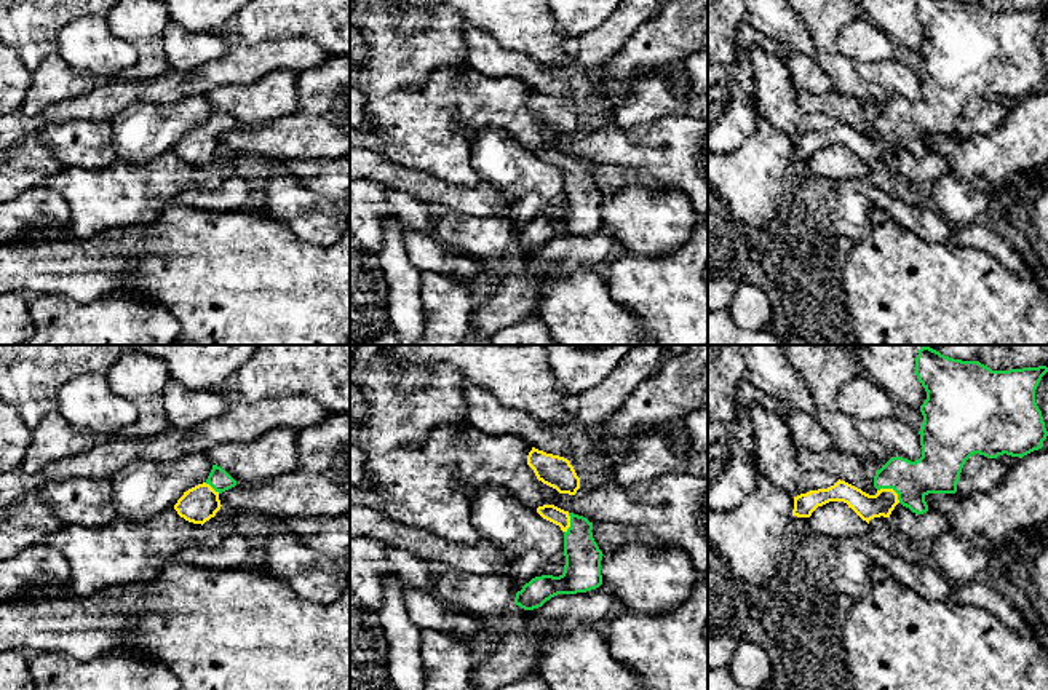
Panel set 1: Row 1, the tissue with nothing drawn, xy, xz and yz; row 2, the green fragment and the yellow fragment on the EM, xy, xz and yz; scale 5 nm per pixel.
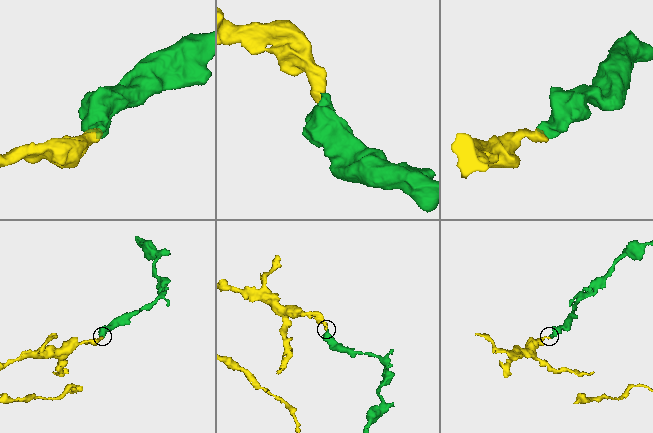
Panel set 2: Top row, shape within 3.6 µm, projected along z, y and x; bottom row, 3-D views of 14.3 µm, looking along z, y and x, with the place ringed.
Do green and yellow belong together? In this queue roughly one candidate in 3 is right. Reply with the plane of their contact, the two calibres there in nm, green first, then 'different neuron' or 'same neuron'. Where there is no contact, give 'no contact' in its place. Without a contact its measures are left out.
meets green in yz; 220 nm thick on the green side, 130 nm on the other; same neuron

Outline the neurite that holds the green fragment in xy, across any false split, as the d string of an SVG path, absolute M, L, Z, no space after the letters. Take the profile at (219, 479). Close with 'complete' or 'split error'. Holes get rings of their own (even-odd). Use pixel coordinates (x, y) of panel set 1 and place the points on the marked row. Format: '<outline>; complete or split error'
M212 465L208 479L184 492L174 510L185 521L203 525L220 510L219 495L235 486L236 481L225 470Z; split error

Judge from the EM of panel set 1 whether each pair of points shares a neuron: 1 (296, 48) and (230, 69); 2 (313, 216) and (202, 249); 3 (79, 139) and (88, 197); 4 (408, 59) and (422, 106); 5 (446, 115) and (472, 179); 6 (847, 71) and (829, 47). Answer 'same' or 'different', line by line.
1: same
2: different
3: different
4: different
5: same
6: same

